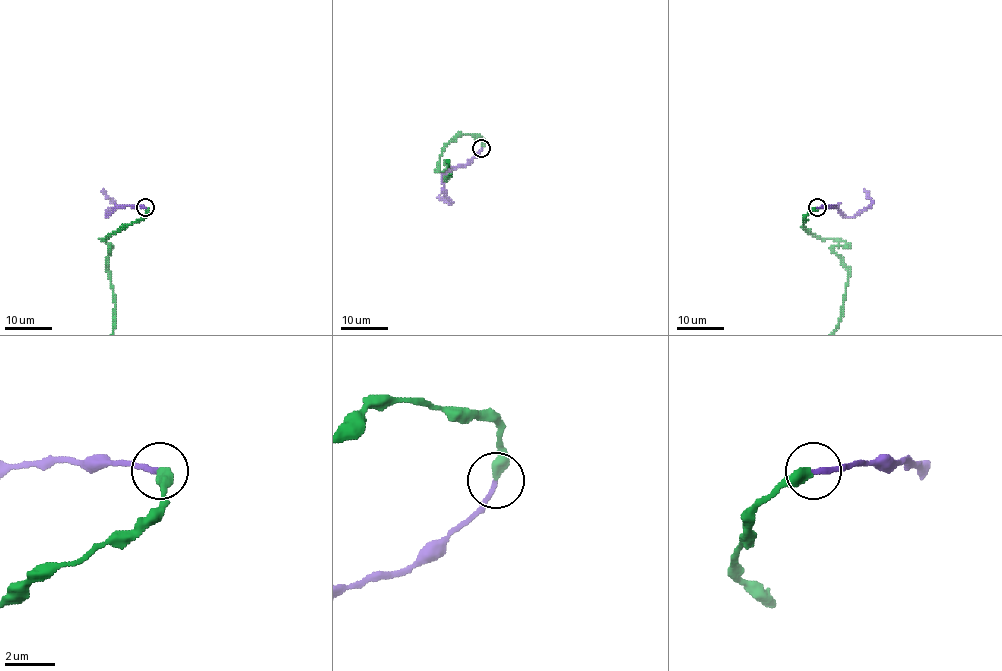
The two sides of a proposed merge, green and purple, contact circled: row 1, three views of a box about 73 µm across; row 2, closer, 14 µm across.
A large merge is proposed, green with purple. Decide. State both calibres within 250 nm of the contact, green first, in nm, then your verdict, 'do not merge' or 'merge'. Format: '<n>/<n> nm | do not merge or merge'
420/180 nm | merge

